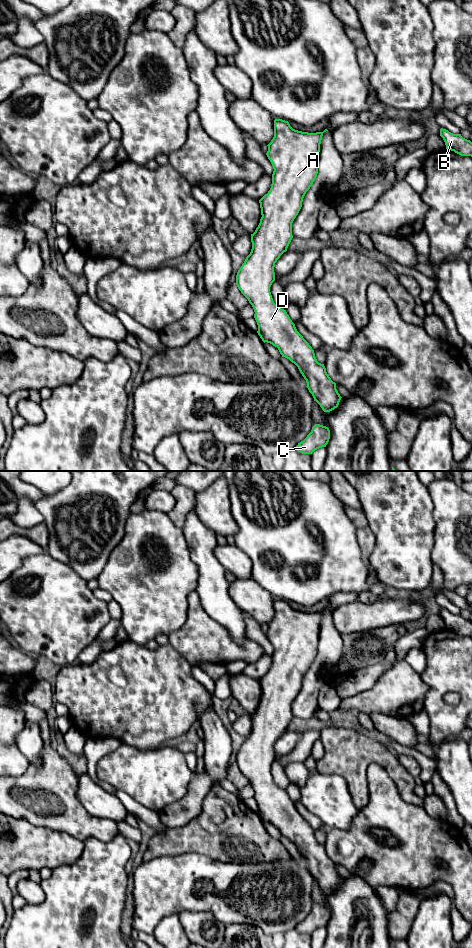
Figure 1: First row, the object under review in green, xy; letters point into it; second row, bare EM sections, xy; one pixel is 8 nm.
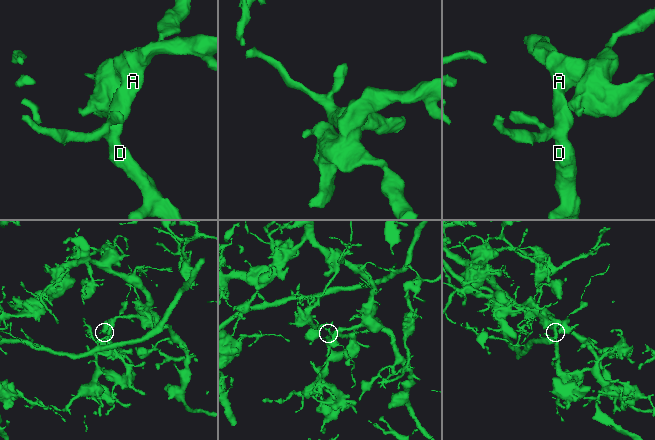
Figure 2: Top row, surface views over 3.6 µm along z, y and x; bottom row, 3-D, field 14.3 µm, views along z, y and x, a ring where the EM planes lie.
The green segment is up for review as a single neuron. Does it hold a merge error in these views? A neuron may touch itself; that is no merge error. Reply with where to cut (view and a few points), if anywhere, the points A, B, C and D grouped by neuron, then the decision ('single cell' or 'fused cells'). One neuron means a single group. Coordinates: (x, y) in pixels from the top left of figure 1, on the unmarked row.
cut none; groups A B C D; single cell

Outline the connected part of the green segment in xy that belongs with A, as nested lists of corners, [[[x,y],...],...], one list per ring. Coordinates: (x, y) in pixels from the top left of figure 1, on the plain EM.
[[[282,599],[274,600],[274,617],[267,625],[268,631],[266,633],[274,649],[272,664],[268,673],[259,680],[262,697],[255,712],[251,714],[252,729],[237,752],[236,765],[254,789],[254,798],[258,805],[257,813],[262,821],[277,827],[282,837],[289,839],[298,847],[300,853],[306,860],[306,867],[312,874],[314,881],[320,885],[324,892],[330,892],[338,887],[342,878],[336,869],[336,863],[333,862],[327,854],[324,844],[317,841],[314,830],[297,811],[295,804],[290,799],[286,790],[281,789],[274,783],[270,772],[270,767],[275,761],[275,743],[280,736],[287,731],[293,718],[292,703],[302,687],[303,678],[306,672],[310,669],[317,657],[320,624],[323,613],[326,611],[328,610],[325,609],[323,612],[316,613],[302,612],[293,609],[288,601]]]

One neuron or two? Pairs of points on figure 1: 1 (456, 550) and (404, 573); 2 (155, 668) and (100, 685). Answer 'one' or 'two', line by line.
1: two
2: one

